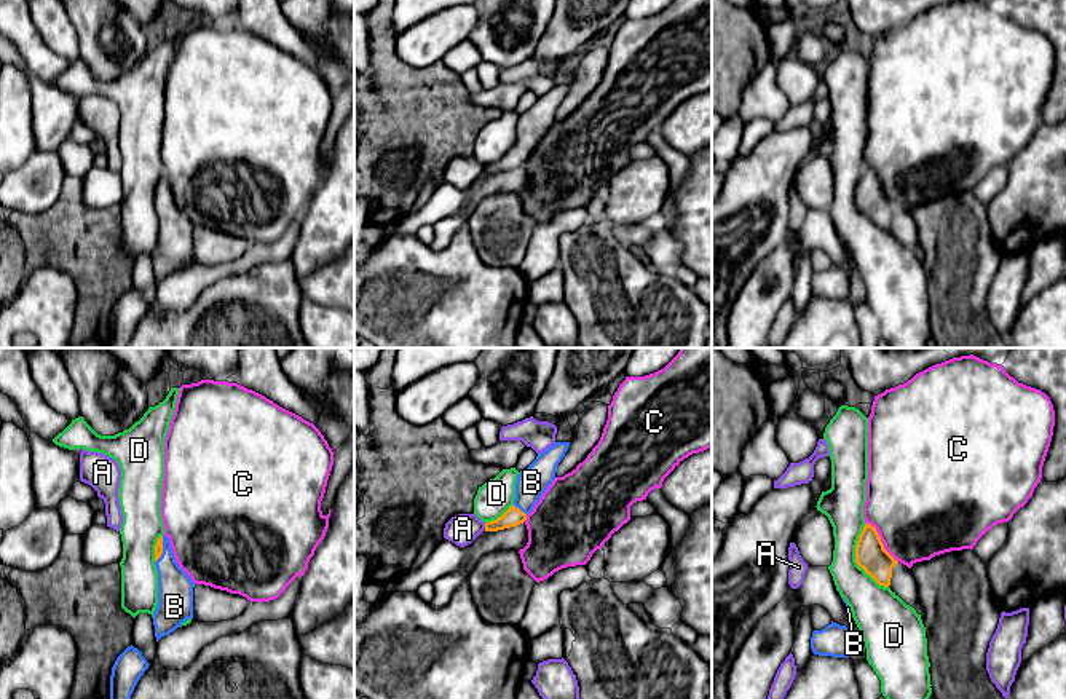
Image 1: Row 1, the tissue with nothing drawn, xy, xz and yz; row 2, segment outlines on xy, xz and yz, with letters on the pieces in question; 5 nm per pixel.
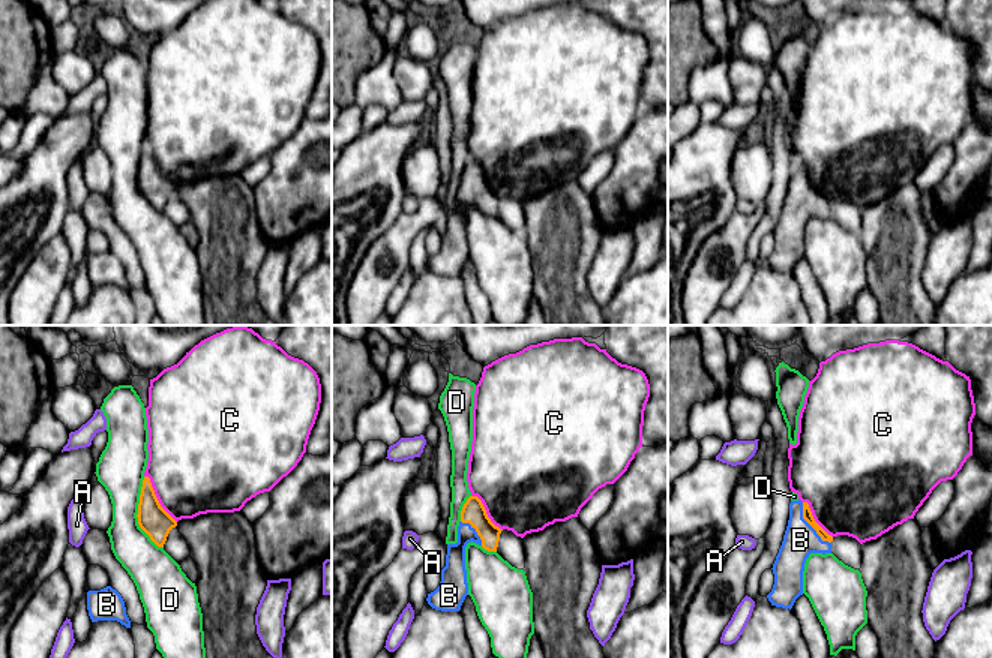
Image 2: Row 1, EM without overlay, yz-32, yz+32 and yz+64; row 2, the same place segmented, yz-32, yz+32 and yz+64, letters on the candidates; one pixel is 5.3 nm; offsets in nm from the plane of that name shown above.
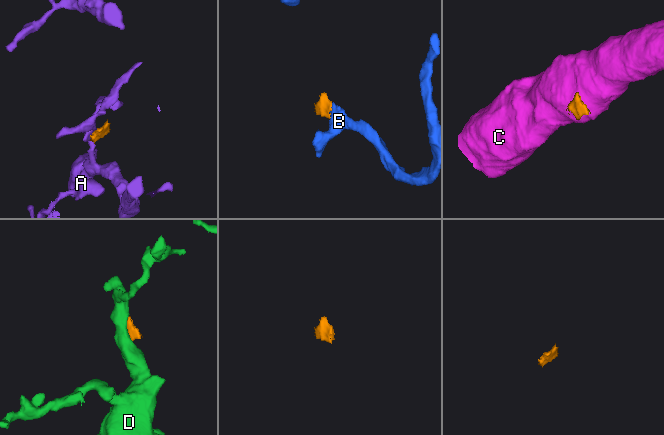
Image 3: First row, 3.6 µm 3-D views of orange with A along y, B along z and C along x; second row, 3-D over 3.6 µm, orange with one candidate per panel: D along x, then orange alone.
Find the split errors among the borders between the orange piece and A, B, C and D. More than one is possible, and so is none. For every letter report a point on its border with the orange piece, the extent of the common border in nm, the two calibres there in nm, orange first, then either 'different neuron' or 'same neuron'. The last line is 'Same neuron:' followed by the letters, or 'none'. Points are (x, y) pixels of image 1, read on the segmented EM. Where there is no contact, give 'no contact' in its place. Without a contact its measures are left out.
A: meets orange in xz at (485, 527); contact 30 nm long; 90 nm thick on the orange side, 160 nm on the other; different neuron
B: meets orange in xz at (519, 509); contact 90 nm long; 90 nm thick on the orange side, 160 nm on the other; same neuron
C: meets orange in yz at (881, 541); contact 260 nm long; 160 nm thick on the orange side, 480 nm on the other; different neuron
D: meets orange in yz at (856, 559); contact 340 nm long; 160 nm thick on the orange side, 220 nm on the other; different neuron
Same neuron: B

